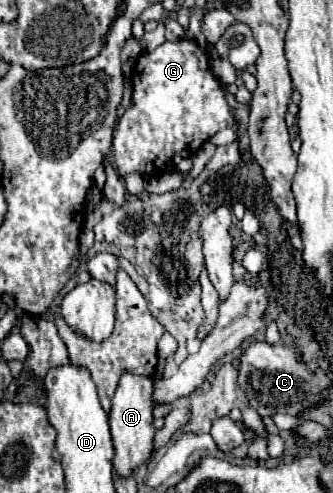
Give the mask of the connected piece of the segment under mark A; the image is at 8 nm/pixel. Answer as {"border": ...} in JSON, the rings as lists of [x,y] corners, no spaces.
{"border":[[[126,371],[122,373],[118,389],[112,397],[110,433],[114,441],[114,471],[122,477],[130,475],[142,463],[148,463],[148,457],[152,455],[152,439],[156,431],[152,425],[152,409],[154,409],[152,389],[154,389],[152,377],[140,377]]]}

